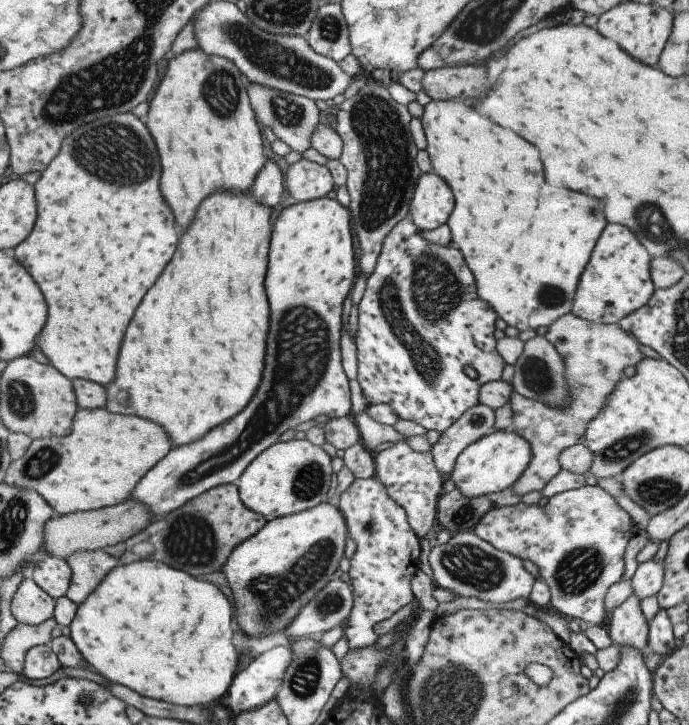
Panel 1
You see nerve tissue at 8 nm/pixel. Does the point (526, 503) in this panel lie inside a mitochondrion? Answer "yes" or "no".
no

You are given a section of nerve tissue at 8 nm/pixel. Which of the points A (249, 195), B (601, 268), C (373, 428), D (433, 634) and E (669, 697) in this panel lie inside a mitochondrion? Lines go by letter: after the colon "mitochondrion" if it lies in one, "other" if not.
A: other
B: other
C: other
D: other
E: other

